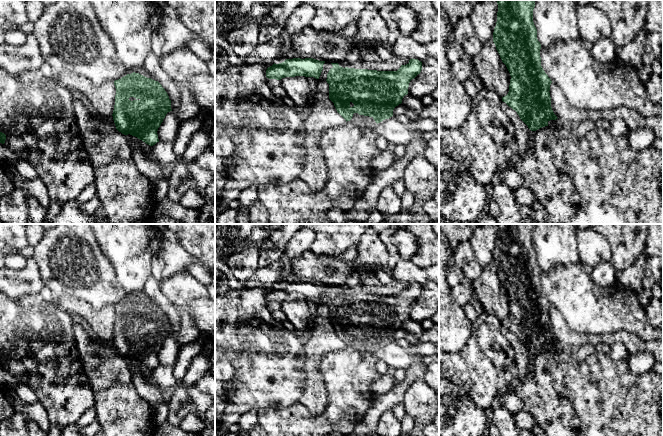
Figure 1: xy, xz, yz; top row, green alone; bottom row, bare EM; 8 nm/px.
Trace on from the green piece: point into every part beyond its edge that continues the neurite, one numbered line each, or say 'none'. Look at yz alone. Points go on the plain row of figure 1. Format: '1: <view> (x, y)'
none

